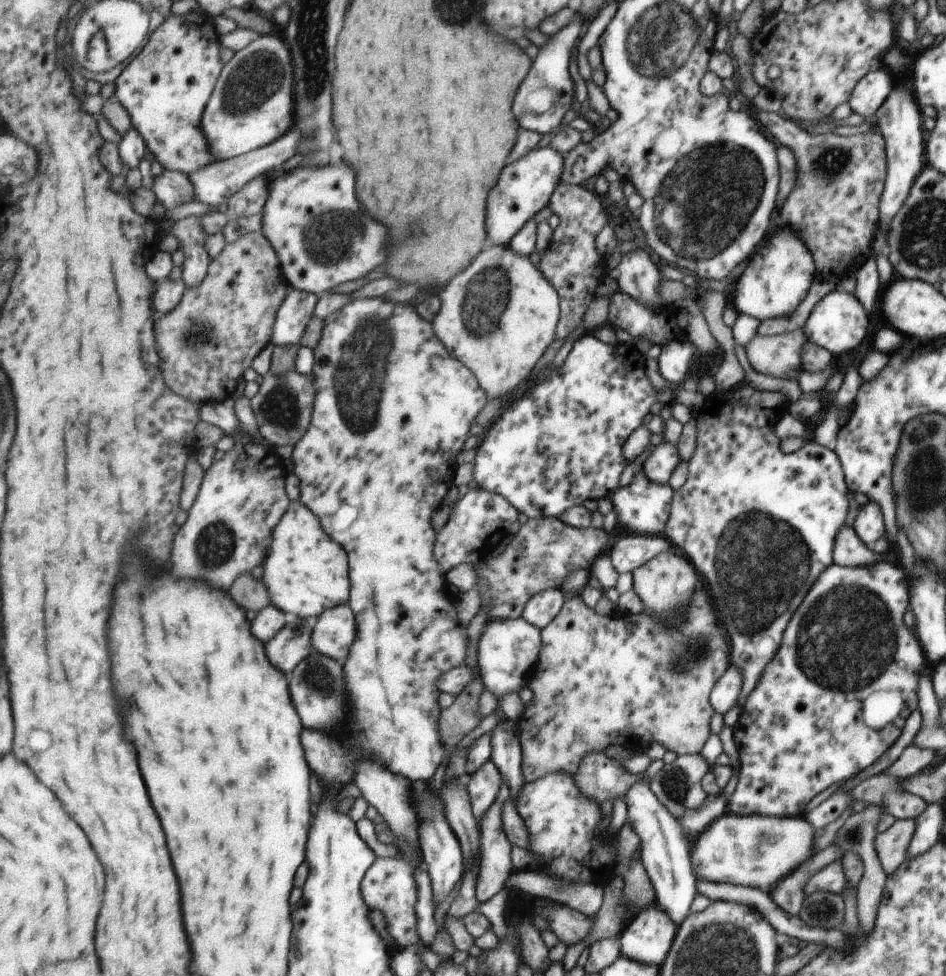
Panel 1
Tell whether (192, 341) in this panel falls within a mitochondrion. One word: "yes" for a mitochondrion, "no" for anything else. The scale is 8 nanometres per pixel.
yes

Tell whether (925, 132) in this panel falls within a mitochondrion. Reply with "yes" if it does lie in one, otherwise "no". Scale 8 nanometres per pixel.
no

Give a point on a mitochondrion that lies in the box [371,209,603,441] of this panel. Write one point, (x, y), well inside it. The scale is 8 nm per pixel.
(483, 310)

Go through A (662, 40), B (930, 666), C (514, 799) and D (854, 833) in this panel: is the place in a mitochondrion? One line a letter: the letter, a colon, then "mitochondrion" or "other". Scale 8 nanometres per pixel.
A: mitochondrion
B: other
C: other
D: mitochondrion

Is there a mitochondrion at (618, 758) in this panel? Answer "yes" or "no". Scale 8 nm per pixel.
no

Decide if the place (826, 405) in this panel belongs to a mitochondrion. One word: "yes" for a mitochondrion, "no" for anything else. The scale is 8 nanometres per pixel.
no

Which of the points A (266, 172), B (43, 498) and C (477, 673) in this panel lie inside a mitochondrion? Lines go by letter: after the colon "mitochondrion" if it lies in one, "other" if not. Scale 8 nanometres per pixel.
A: other
B: other
C: other

